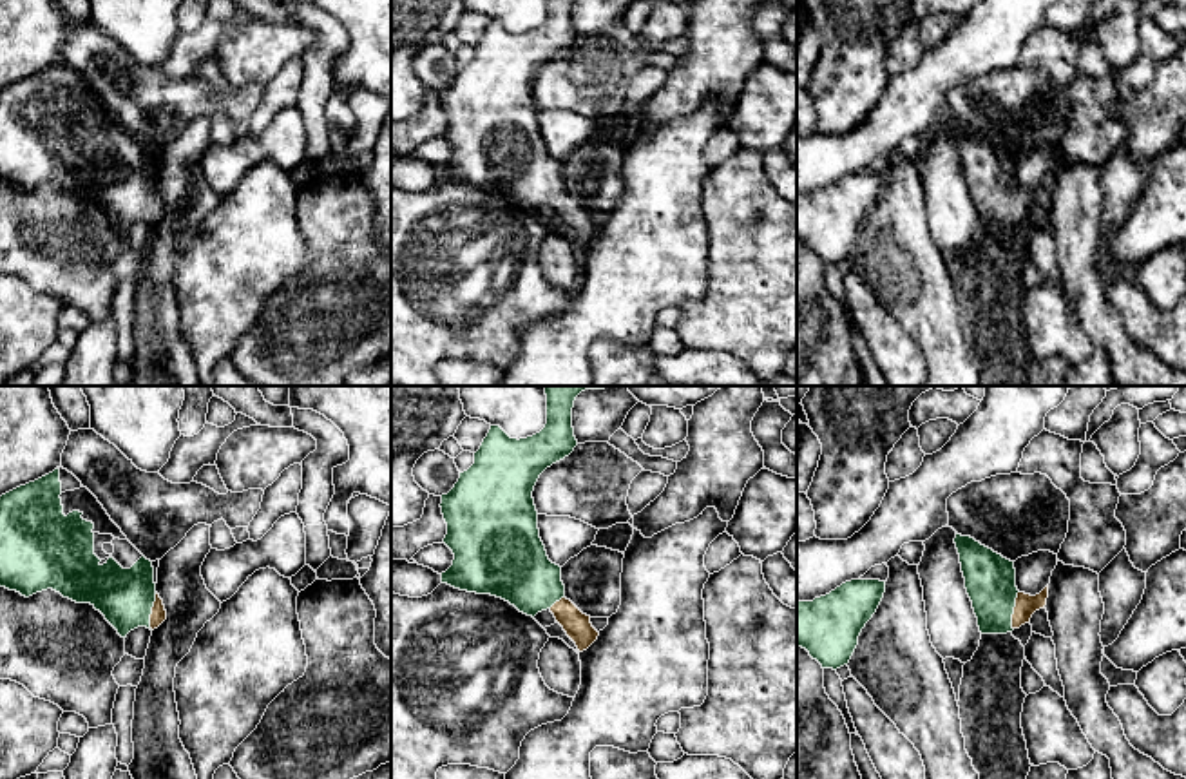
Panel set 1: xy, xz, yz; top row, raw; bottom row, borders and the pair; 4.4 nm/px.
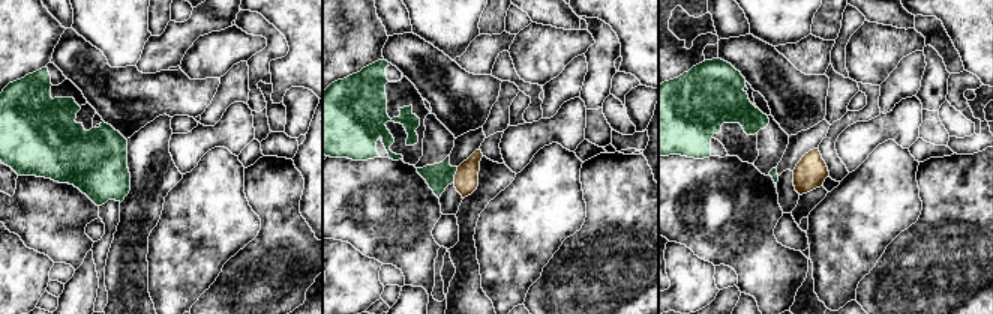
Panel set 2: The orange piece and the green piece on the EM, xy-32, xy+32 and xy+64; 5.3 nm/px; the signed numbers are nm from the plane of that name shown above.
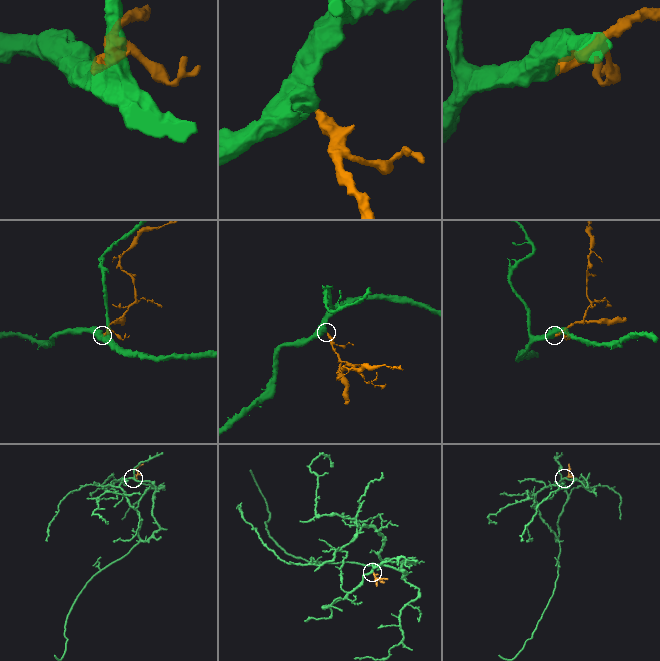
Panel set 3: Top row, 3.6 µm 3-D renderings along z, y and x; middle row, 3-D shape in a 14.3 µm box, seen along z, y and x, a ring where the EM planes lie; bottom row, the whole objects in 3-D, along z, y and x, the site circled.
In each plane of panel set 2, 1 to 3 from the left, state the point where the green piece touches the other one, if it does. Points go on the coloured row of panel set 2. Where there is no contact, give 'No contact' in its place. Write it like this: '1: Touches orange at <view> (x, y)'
1: No contact
2: Touches orange at xy+32 (455, 175)
3: No contact

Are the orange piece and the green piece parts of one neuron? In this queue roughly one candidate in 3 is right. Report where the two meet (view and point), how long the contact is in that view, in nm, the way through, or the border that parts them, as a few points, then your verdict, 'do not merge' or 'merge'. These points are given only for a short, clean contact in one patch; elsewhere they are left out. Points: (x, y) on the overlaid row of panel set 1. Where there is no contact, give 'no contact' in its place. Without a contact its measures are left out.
meets orange in xy at (153, 611); contact 170 nm long; runs through xy (158, 616), (153, 611), (125, 596); merge

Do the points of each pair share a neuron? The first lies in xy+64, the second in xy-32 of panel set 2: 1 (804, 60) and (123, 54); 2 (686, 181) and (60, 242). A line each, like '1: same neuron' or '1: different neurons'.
1: different neurons
2: same neuron

